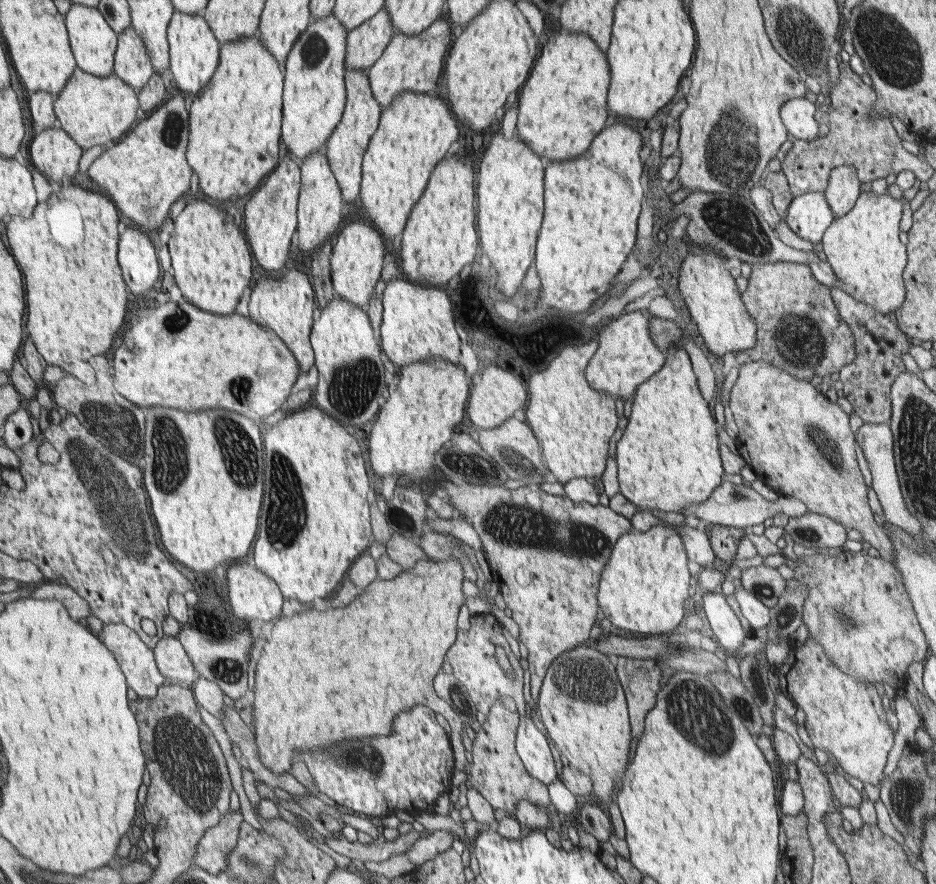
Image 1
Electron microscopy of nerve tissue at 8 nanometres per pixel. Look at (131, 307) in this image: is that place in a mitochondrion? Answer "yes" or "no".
no

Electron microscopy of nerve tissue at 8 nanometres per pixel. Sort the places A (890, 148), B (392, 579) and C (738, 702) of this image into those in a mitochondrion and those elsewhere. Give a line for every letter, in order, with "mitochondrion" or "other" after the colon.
A: other
B: other
C: mitochondrion

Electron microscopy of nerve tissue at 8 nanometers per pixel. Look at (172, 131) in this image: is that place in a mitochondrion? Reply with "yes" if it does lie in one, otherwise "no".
yes

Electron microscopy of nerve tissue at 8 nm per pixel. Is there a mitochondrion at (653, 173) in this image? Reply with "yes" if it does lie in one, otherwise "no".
no

